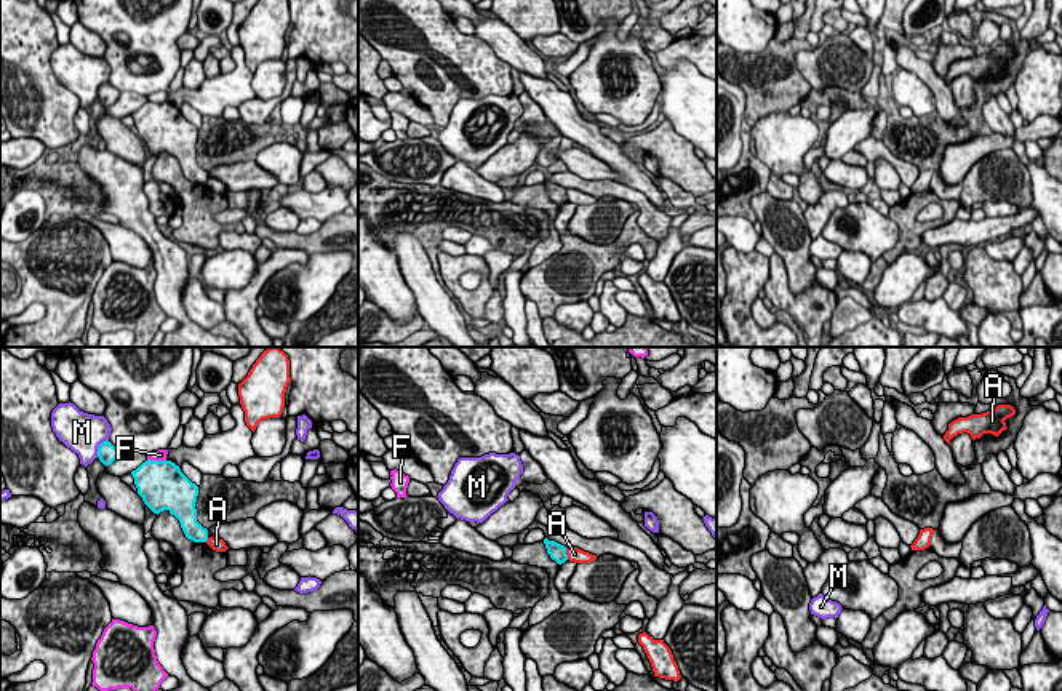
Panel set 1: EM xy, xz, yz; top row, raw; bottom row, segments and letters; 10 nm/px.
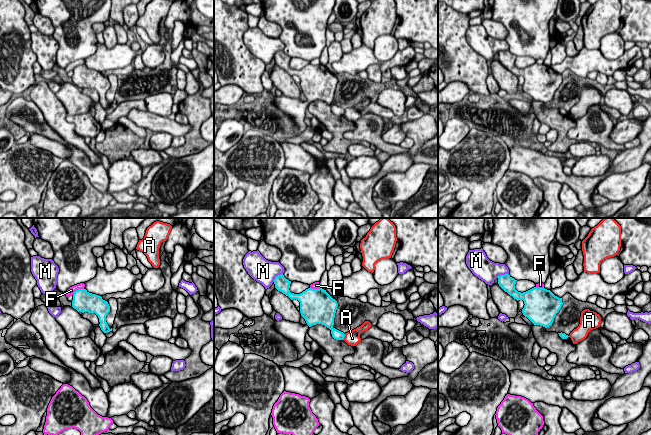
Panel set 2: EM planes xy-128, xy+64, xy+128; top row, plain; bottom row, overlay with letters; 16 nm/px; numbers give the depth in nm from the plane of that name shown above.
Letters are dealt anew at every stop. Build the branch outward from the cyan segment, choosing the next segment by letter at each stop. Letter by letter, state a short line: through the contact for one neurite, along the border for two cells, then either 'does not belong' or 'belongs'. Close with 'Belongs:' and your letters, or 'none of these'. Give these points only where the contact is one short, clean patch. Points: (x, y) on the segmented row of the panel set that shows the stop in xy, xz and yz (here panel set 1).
A: line xz (565, 547), (568, 559); does not belong
F: does not belong
M: does not belong
Belongs: none of these

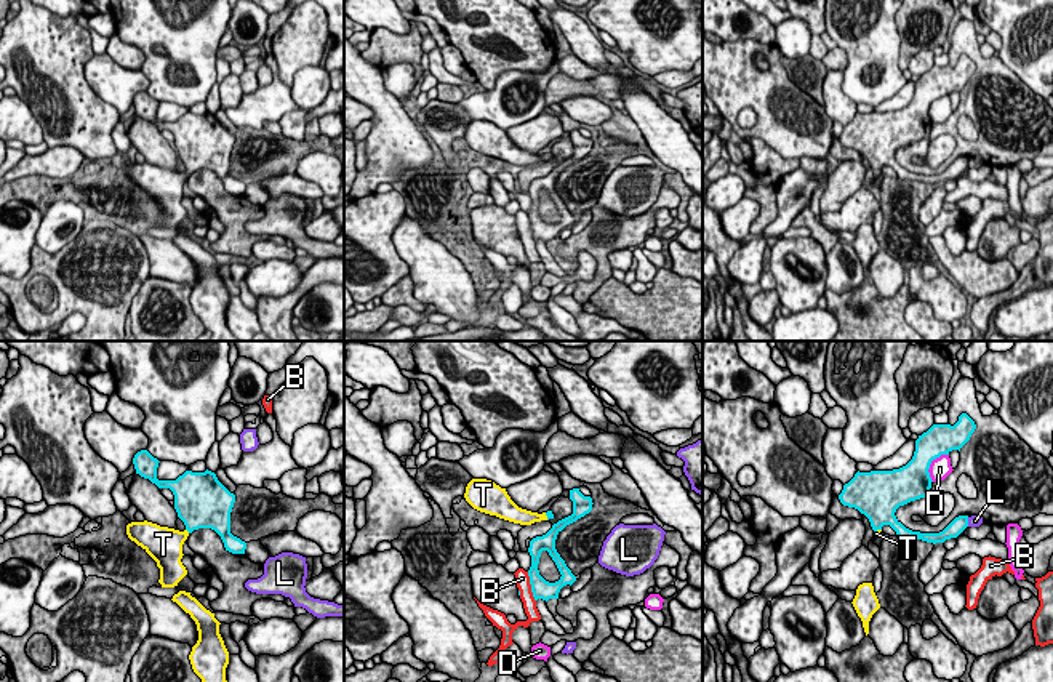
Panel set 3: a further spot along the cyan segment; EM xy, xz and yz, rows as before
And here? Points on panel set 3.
B: does not belong
D: does not belong
L: line yz (967, 517), (968, 525); does not belong
T: line xy (197, 508), (188, 530), (167, 543); belongs
Belongs: T

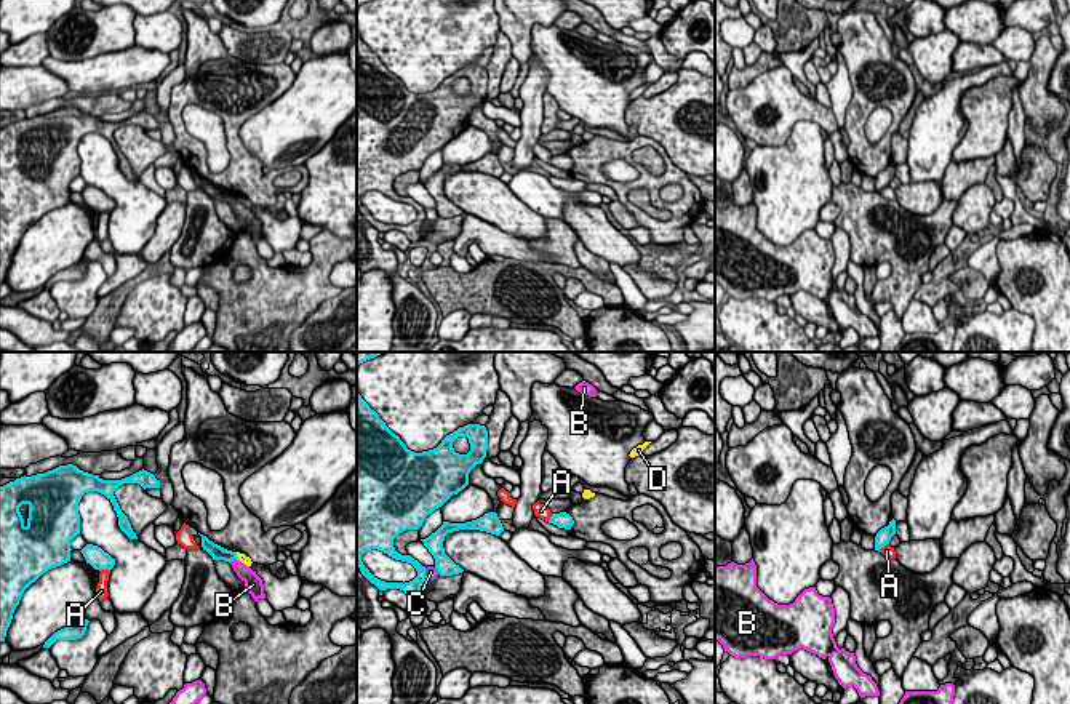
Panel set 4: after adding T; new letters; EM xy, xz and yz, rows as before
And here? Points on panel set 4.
A: does not belong
B: does not belong
C: does not belong
D: line xy (235, 552), (239, 559); does not belong
Belongs: none of these

